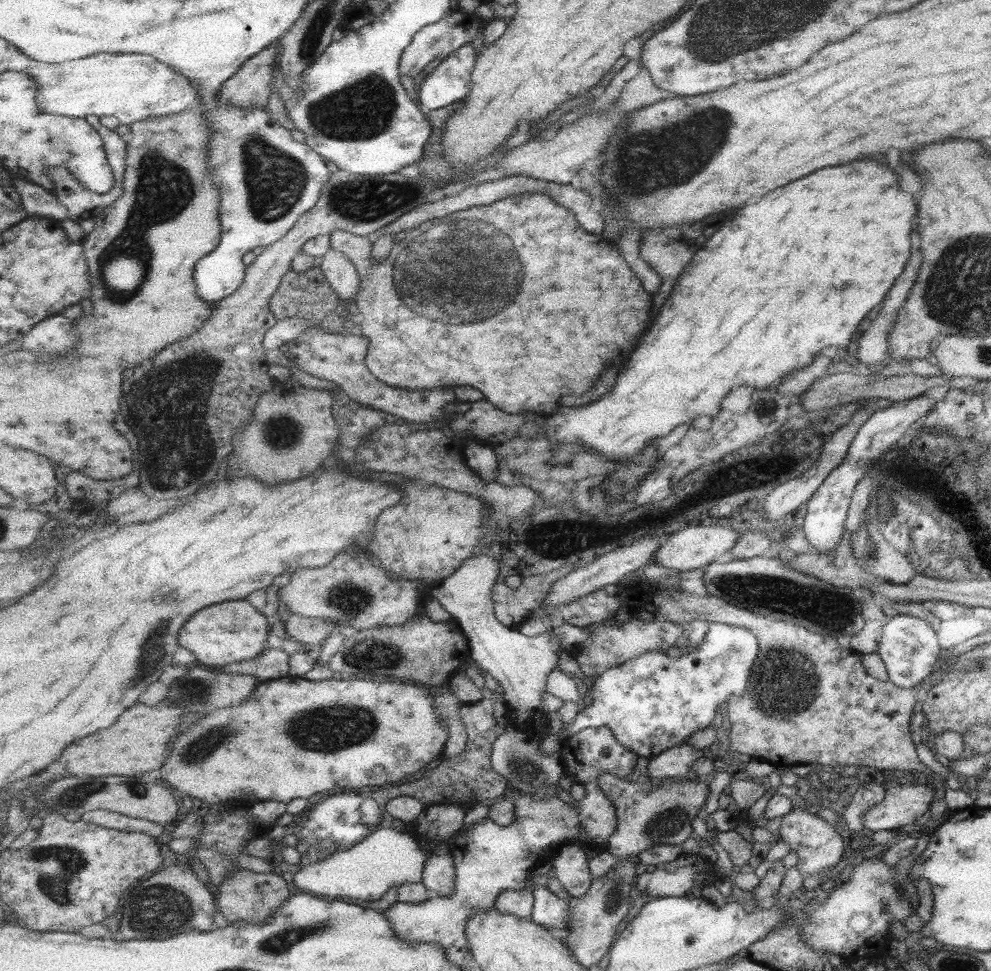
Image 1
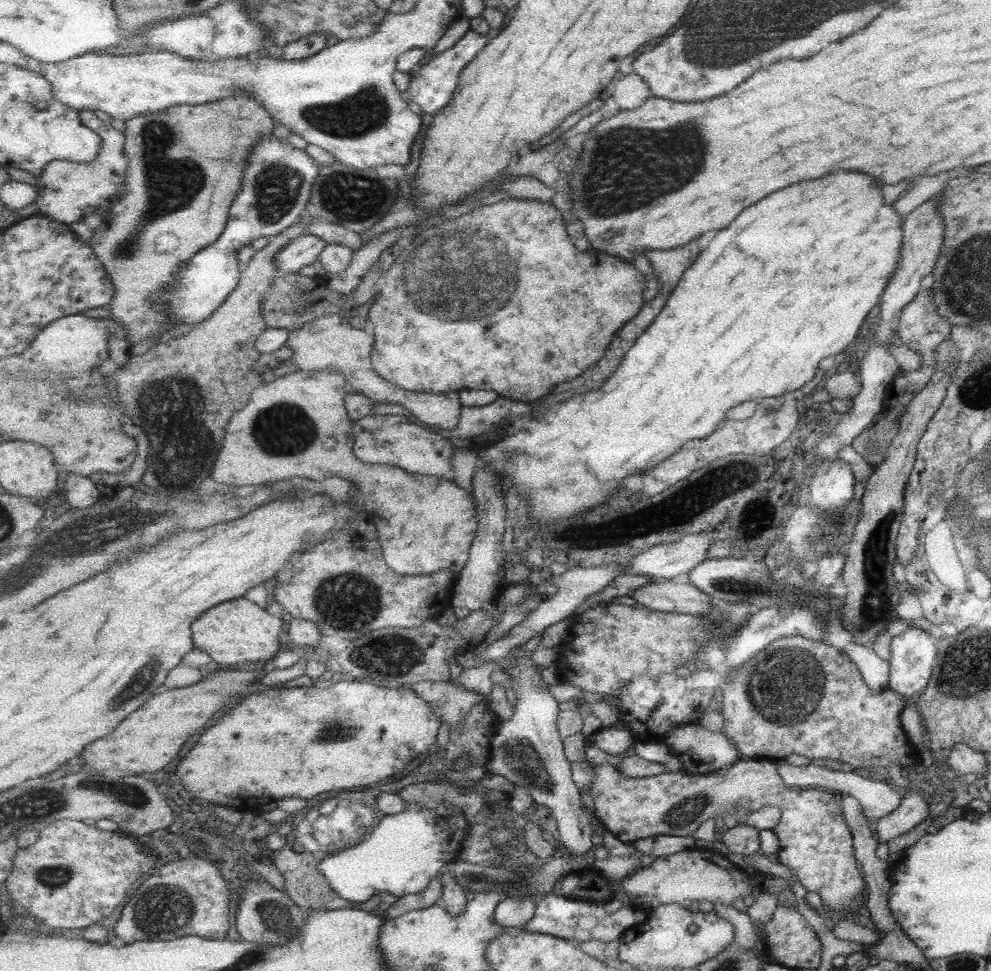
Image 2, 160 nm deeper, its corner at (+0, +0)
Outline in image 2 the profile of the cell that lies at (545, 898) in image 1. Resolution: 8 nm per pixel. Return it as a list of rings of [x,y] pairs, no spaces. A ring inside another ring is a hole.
[[[551,893],[538,903],[535,916],[523,927],[531,932],[551,934],[574,943],[585,940],[601,940],[608,943],[620,940],[630,928],[645,922],[648,917],[647,911],[635,910],[632,904],[611,913],[606,910],[604,901],[587,901],[578,897],[556,896]]]

